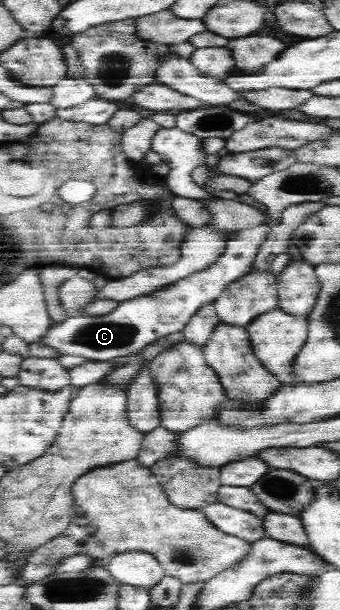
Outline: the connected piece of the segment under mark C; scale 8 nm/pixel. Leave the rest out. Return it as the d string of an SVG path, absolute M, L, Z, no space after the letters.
M264 228L239 230L227 239L224 255L208 269L194 273L152 295L119 302L118 307L108 315L72 316L64 323L49 328L43 336L44 342L64 355L83 355L90 360L105 361L141 351L160 338L182 332L196 312L205 305L213 304L228 285L246 277L253 270L252 265L261 243L266 239L266 233Z

